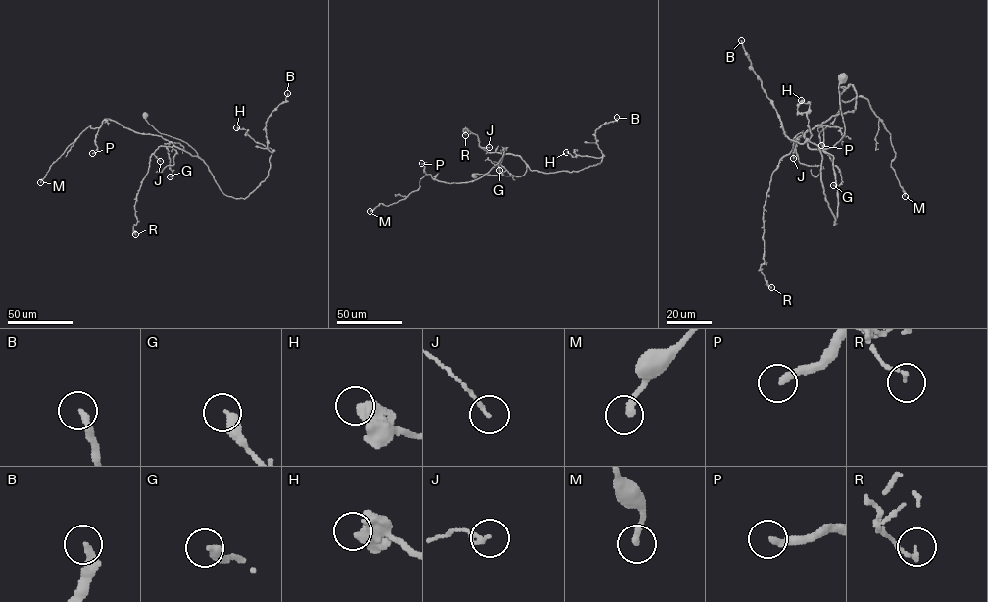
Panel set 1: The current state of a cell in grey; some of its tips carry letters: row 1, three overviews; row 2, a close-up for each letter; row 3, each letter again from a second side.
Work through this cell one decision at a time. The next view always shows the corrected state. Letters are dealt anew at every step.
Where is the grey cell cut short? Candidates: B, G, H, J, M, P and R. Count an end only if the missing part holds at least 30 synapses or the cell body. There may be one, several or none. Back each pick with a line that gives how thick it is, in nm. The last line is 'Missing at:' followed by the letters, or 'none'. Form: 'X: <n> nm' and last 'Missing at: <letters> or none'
B: 280 nm
Missing at: B

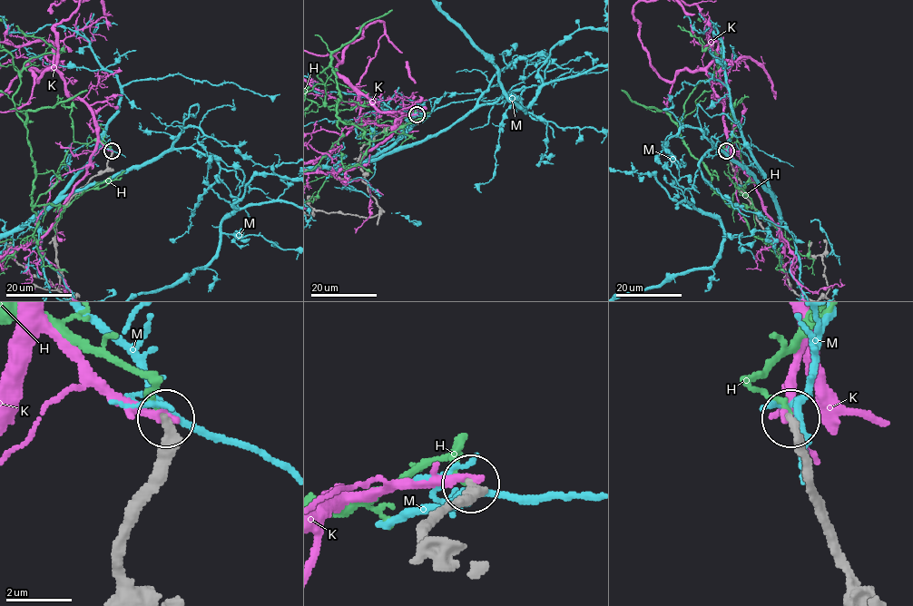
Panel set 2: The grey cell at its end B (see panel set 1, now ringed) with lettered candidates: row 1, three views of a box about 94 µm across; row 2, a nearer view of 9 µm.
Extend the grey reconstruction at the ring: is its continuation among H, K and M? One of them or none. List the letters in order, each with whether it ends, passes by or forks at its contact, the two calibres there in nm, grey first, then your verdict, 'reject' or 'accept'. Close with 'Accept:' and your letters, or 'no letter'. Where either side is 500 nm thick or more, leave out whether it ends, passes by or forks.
H: it ends | 280/140 nm | reject
K: it ends | 320/300 nm | reject
M: it forks | 320/170 nm | reject
Accept: no letter

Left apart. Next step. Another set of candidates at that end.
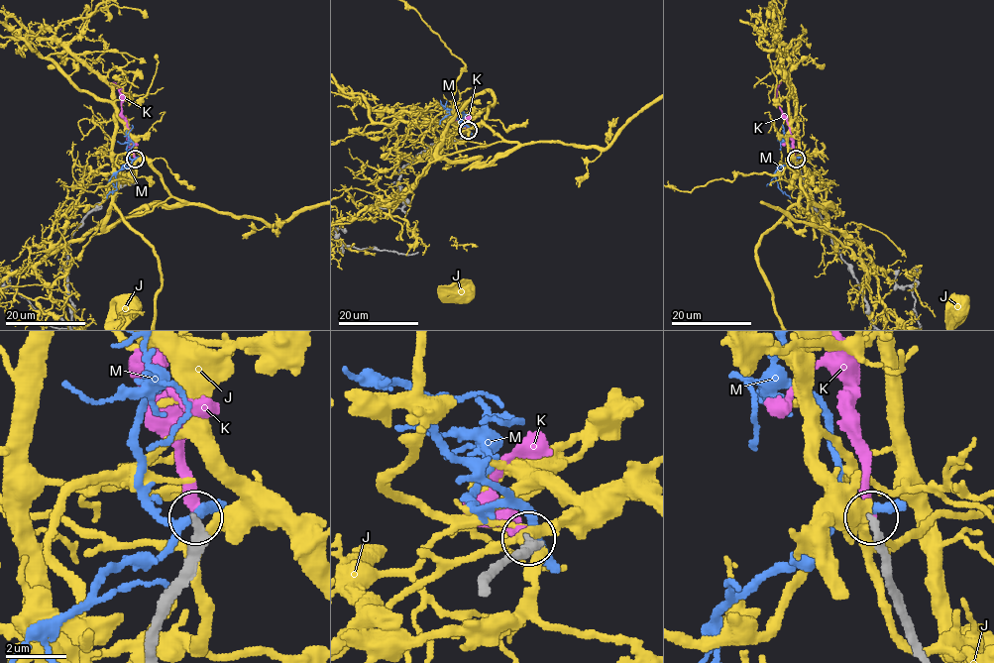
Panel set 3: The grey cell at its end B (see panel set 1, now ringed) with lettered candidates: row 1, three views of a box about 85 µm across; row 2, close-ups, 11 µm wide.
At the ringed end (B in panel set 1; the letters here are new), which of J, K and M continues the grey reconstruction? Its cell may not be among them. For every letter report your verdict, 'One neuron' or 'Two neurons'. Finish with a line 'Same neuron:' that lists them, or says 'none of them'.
J: Two neurons
K: One neuron
M: Two neurons
Same neuron: K

